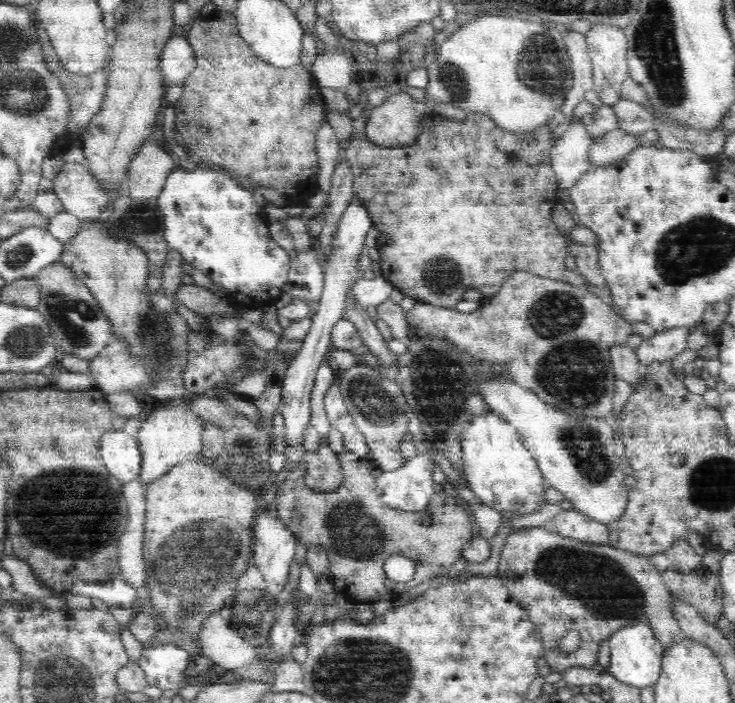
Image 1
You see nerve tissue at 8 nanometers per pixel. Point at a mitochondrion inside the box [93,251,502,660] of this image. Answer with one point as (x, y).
(200, 560)

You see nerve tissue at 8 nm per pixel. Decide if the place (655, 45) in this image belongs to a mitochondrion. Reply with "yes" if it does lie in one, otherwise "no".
yes

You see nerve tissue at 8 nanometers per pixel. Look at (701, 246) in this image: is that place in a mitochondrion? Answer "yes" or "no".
yes

